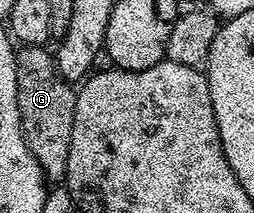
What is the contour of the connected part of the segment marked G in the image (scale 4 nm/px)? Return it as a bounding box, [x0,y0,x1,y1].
[16,45,77,183]

